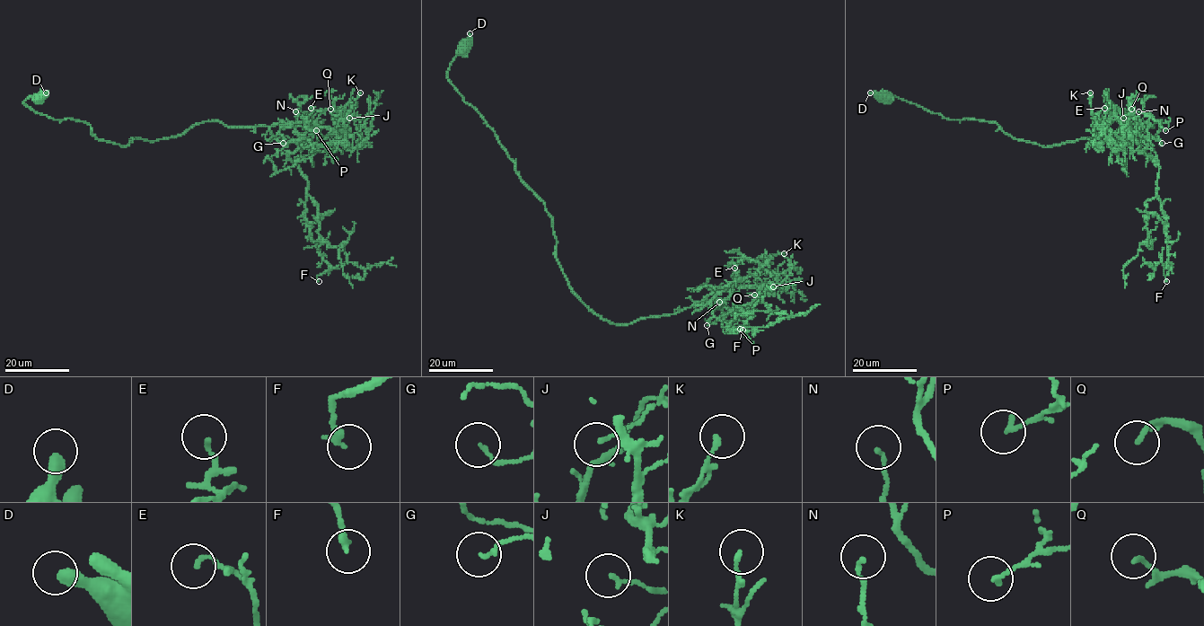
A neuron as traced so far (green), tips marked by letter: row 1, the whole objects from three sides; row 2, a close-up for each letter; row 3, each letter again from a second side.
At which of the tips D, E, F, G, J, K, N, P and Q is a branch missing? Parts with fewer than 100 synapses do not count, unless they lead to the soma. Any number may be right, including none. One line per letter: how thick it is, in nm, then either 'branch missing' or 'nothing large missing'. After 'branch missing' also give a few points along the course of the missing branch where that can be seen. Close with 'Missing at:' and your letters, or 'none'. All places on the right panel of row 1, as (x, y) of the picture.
D: 420 nm | nothing large missing
E: 120 nm | nothing large missing
F: 240 nm | nothing large missing
G: 130 nm | nothing large missing
J: 130 nm | nothing large missing
K: 140 nm | nothing large missing
N: 140 nm | nothing large missing
P: 170 nm | nothing large missing
Q: 160 nm | nothing large missing
Missing at: none

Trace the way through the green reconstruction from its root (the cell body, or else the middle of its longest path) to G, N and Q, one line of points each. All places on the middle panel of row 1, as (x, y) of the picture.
G: (464, 49), (447, 78), (543, 202), (570, 289), (628, 324), (718, 289), (761, 288), (707, 325)
N: (464, 49), (447, 78), (543, 202), (556, 259), (591, 310), (628, 324), (676, 313), (727, 287), (719, 302)
Q: (464, 49), (447, 78), (543, 202), (556, 259), (591, 310), (628, 324), (718, 289), (754, 295)

